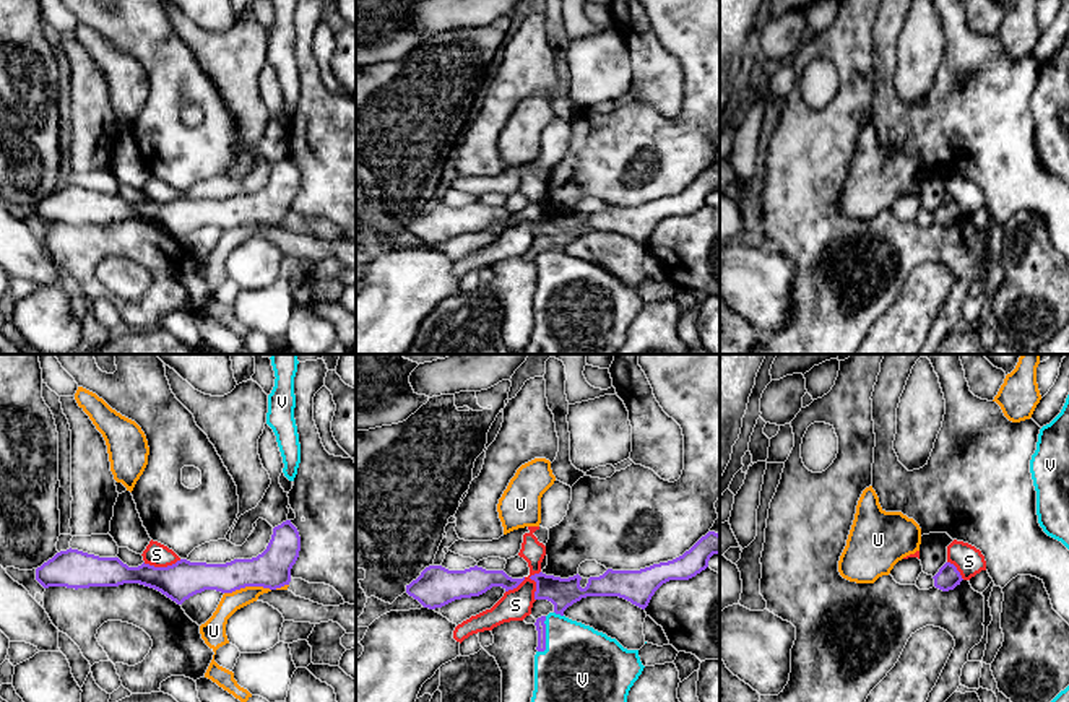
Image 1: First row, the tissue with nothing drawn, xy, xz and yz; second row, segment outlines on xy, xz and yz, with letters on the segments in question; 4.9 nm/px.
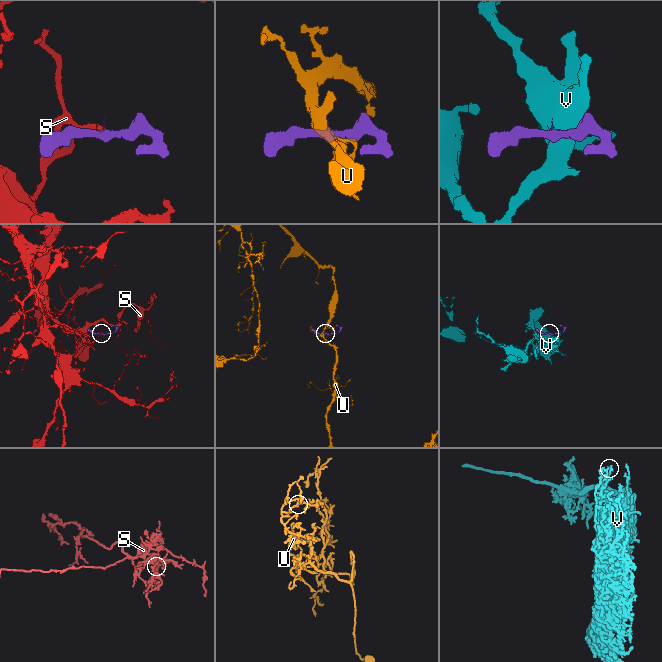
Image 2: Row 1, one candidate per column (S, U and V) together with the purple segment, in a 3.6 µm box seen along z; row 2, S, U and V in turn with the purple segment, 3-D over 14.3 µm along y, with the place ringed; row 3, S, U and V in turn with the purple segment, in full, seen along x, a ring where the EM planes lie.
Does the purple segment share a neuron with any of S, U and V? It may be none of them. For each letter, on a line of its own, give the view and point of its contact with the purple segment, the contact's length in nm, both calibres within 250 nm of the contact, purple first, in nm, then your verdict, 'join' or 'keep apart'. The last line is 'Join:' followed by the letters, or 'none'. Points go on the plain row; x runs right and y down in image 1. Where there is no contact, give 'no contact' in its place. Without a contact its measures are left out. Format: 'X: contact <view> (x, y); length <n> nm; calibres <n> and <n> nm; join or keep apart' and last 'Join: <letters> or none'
S: contact xy (161, 203); length 190 nm; calibres 190 and 120 nm; keep apart
U: contact xy (247, 221); length 240 nm; calibres 190 and 100 nm; keep apart
V: contact xz (545, 272); length 190 nm; calibres 50 and 420 nm; join
Join: V

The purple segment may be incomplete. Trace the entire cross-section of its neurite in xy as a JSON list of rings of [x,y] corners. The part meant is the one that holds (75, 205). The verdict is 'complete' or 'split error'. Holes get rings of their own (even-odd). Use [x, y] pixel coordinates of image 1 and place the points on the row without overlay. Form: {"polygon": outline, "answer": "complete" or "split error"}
{"polygon": [[[291,156],[273,164],[266,185],[252,195],[226,200],[180,195],[167,203],[141,200],[128,203],[119,193],[99,193],[78,185],[57,188],[36,205],[44,223],[89,224],[140,219],[182,240],[205,226],[232,229],[245,223],[281,224],[291,218],[291,205],[301,187],[301,172]]], "answer": "complete"}

